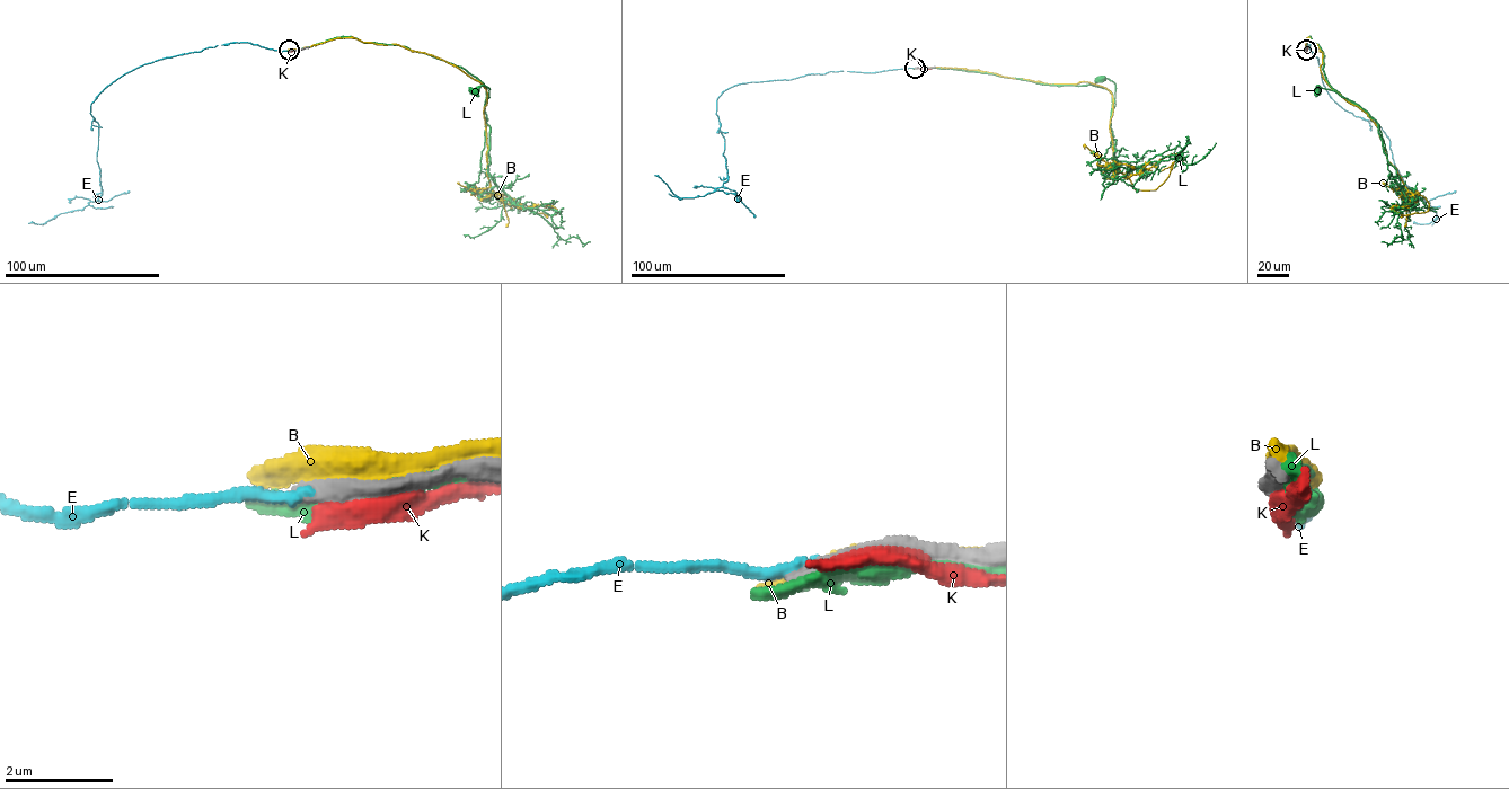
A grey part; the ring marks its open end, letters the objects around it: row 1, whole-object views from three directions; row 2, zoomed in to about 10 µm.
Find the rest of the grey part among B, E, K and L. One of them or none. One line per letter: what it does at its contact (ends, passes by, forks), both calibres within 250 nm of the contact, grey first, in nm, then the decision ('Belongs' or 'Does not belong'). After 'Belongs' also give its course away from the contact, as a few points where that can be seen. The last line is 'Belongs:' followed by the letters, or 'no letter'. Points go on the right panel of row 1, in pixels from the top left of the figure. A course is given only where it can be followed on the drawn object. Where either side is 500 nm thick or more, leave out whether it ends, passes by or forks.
B: It passes by. Thickness 280 nm (grey) against 320 nm. Does not belong
E: It ends there. Thickness 320 nm (grey) against 200 nm. Does not belong
K: It passes by. Thickness 280 nm (grey) against 320 nm. Does not belong
L: It passes by. Thickness 280 nm (grey) against 460 nm. Does not belong
Belongs: no letter

